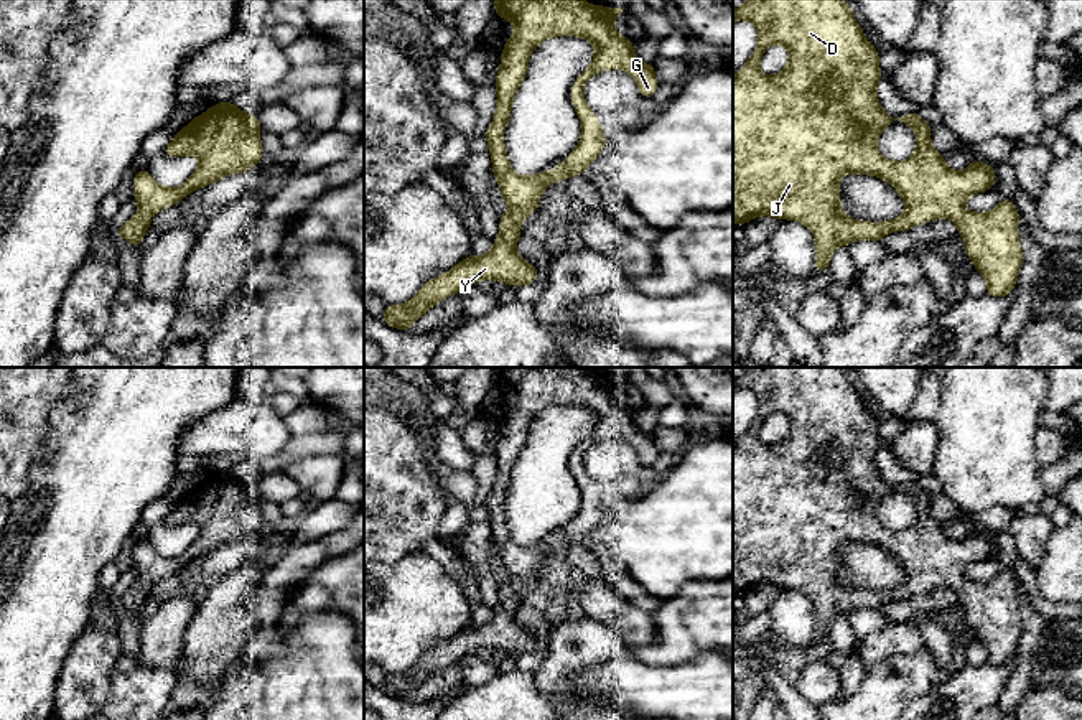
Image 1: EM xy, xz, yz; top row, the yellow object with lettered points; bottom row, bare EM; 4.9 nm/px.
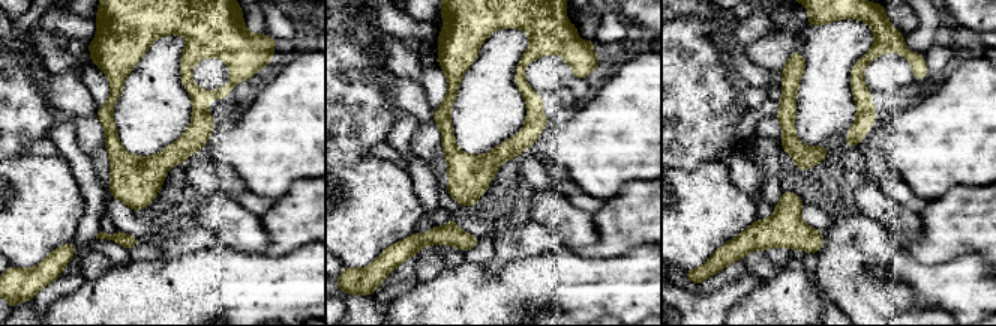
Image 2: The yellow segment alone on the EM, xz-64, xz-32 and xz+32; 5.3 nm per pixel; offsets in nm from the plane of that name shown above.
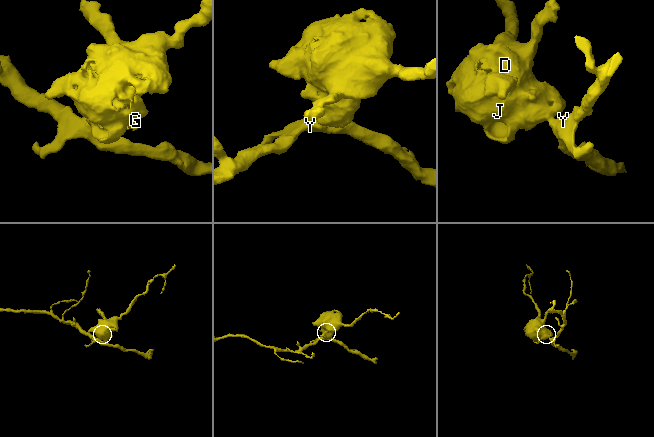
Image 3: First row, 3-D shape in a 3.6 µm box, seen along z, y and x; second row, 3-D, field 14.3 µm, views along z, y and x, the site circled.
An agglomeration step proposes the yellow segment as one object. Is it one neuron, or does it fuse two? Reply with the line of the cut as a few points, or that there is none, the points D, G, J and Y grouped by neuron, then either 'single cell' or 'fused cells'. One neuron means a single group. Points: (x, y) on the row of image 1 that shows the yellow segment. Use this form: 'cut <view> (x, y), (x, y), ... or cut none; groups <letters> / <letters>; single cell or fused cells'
cut none; groups D G J Y; single cell

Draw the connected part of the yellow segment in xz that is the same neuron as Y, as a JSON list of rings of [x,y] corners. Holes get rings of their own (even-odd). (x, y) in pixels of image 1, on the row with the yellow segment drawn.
[[[494,0],[494,5],[496,16],[514,25],[514,36],[504,43],[494,82],[497,105],[484,138],[491,148],[492,175],[509,211],[499,217],[501,234],[494,237],[494,247],[487,254],[468,255],[448,272],[428,280],[405,305],[385,306],[382,321],[397,330],[408,330],[435,303],[476,280],[501,280],[517,287],[534,283],[539,275],[537,267],[515,254],[522,221],[539,209],[539,199],[548,185],[585,171],[609,142],[603,137],[603,125],[596,122],[596,114],[583,97],[585,82],[604,69],[624,69],[636,79],[639,94],[644,97],[652,97],[659,86],[654,66],[639,61],[634,43],[614,28],[614,18],[624,8],[586,5],[583,0]],[[552,36],[581,36],[596,51],[591,64],[575,79],[570,94],[581,120],[581,140],[575,152],[552,171],[520,176],[509,165],[502,132],[534,48]]]

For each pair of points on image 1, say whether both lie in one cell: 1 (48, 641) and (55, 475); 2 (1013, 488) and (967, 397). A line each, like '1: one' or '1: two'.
1: one
2: one

